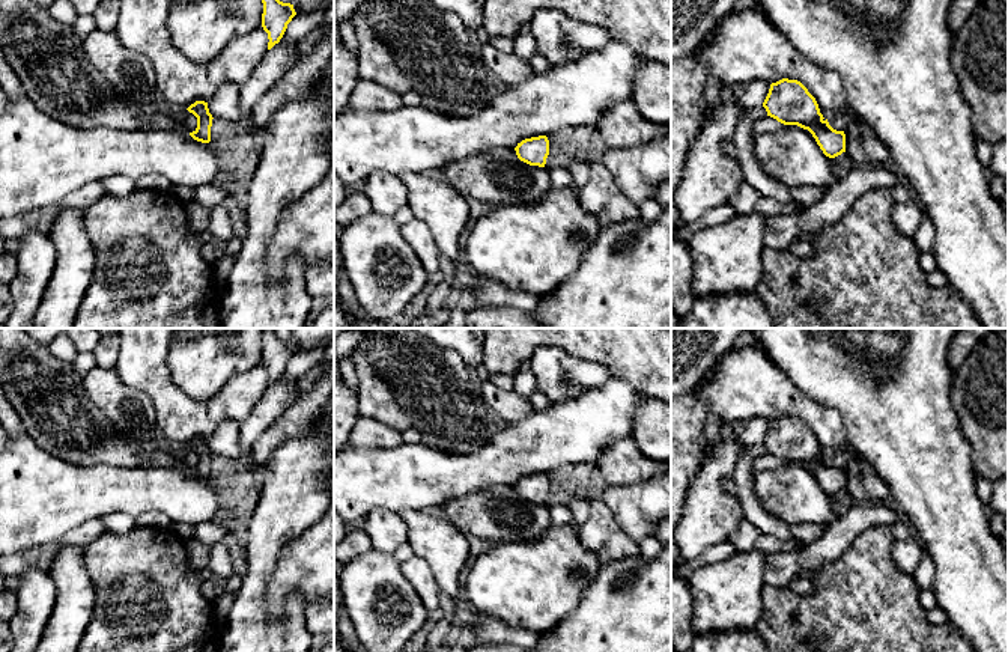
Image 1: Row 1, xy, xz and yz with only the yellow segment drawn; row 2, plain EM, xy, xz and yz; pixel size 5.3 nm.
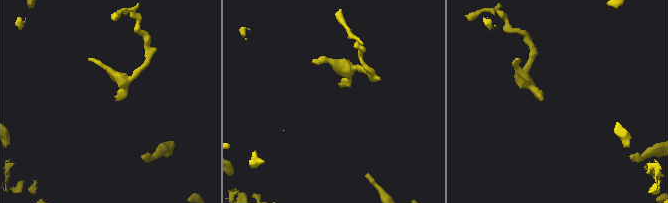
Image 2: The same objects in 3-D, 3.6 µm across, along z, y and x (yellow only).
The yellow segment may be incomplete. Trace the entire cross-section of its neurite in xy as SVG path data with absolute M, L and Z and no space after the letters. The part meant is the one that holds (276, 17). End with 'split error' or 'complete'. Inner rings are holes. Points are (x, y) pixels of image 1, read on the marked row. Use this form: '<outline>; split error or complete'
M262 0L263 14L262 14L262 27L268 33L268 50L283 38L287 24L296 15L293 5L283 3L280 0Z; complete

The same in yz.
M782 78L772 83L763 107L778 122L808 129L826 157L835 158L846 152L844 131L829 125L815 98L800 81Z; complete

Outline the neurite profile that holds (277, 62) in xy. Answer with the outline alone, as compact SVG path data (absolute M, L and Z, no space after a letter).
M280 39L271 50L266 51L263 60L256 66L251 77L239 86L242 120L233 122L245 131L254 133L257 128L253 120L253 108L257 101L278 83L296 63L296 44Z

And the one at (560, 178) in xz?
M549 169L549 176L552 188L570 188L576 196L579 194L579 188L573 184L572 175L567 169Z

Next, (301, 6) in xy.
M290 0L296 14L325 11L334 0Z

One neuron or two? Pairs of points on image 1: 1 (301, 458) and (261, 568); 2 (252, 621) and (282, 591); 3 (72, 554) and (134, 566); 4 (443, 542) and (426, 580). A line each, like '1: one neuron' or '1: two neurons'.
1: one neuron
2: two neurons
3: two neurons
4: two neurons

